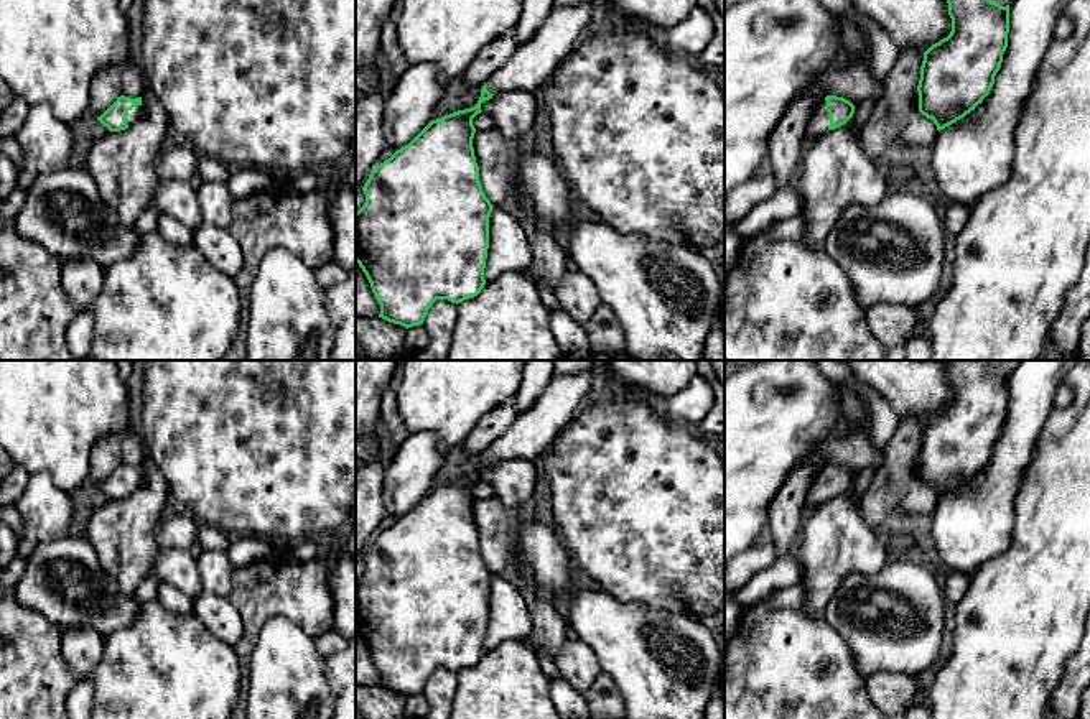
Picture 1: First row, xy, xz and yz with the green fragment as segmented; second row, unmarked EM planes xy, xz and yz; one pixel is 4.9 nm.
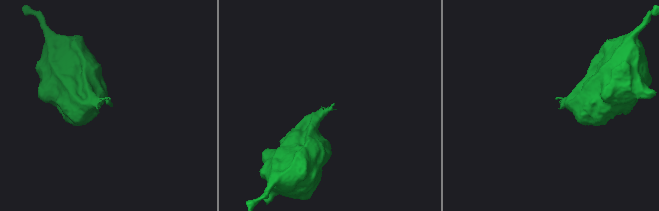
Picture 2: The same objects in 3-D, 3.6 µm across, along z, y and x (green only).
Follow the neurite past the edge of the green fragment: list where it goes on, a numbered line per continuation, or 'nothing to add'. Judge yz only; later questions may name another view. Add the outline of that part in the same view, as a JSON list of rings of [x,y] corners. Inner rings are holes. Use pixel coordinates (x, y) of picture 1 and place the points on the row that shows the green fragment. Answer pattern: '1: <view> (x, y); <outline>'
1: yz (819, 122); [[[823,100],[818,105],[818,109],[813,110],[813,114],[810,117],[810,122],[808,122],[807,128],[805,128],[805,137],[807,137],[808,143],[818,140],[828,130],[830,115],[825,110],[825,105],[827,105],[827,100]]]

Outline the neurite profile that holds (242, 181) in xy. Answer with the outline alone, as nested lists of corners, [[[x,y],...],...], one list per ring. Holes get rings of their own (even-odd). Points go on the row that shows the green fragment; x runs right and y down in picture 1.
[[[232,168],[226,183],[234,201],[244,199],[255,193],[270,191],[278,184],[278,176],[260,168]]]

